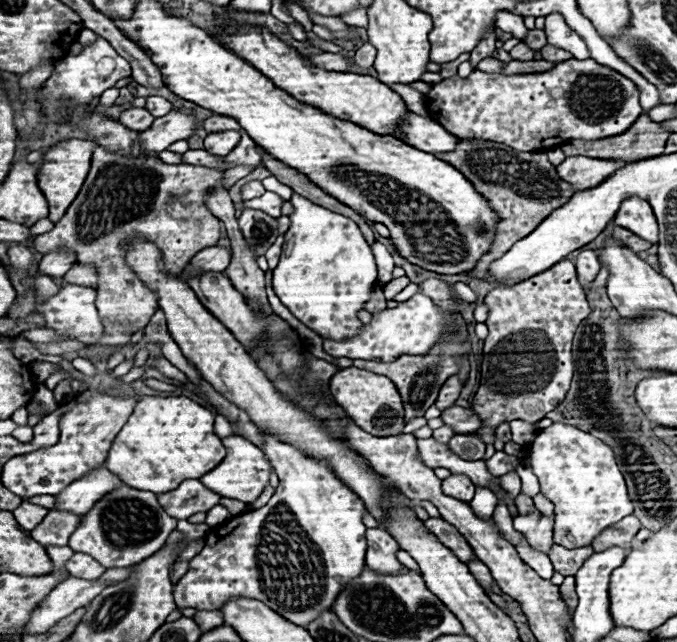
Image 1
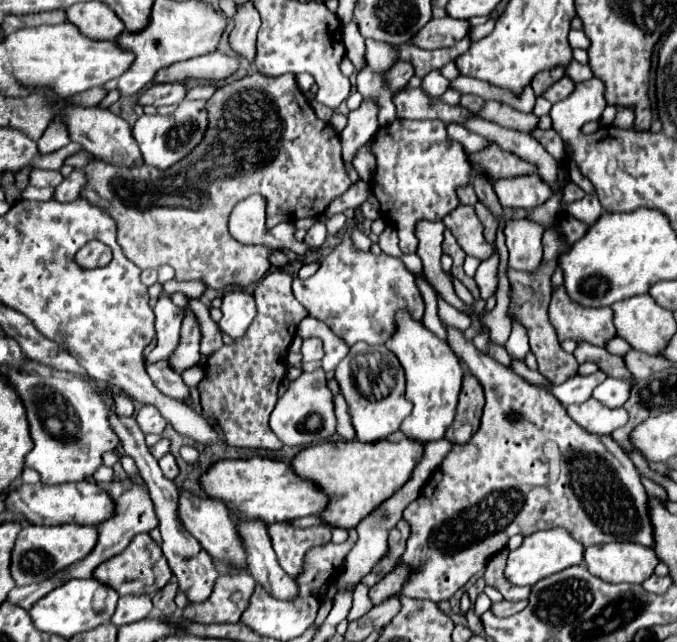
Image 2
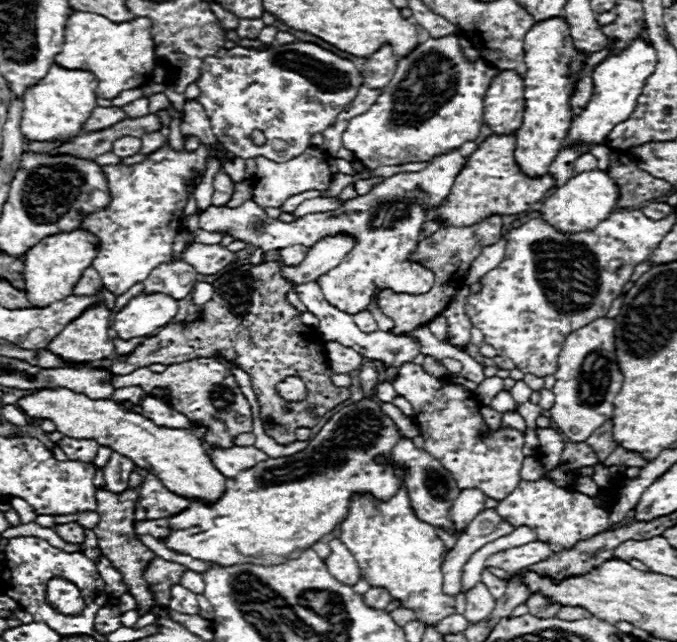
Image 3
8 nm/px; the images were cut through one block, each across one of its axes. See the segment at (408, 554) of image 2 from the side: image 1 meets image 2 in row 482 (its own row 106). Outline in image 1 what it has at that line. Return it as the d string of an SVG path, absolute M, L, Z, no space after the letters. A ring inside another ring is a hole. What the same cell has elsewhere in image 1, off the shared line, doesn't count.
M570 58L540 74L504 76L474 70L468 78L452 76L432 84L426 108L456 138L502 142L518 152L548 150L570 138L616 136L626 132L644 112L636 84L592 58Z

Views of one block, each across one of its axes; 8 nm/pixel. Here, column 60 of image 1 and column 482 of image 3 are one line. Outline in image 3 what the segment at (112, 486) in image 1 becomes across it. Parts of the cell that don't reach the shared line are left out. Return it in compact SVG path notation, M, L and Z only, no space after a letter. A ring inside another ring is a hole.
M470 488L470 490L460 492L460 496L454 500L454 504L450 508L452 522L456 524L456 534L462 532L466 528L466 524L470 524L484 510L486 498L488 496L484 492L480 492L478 488Z

